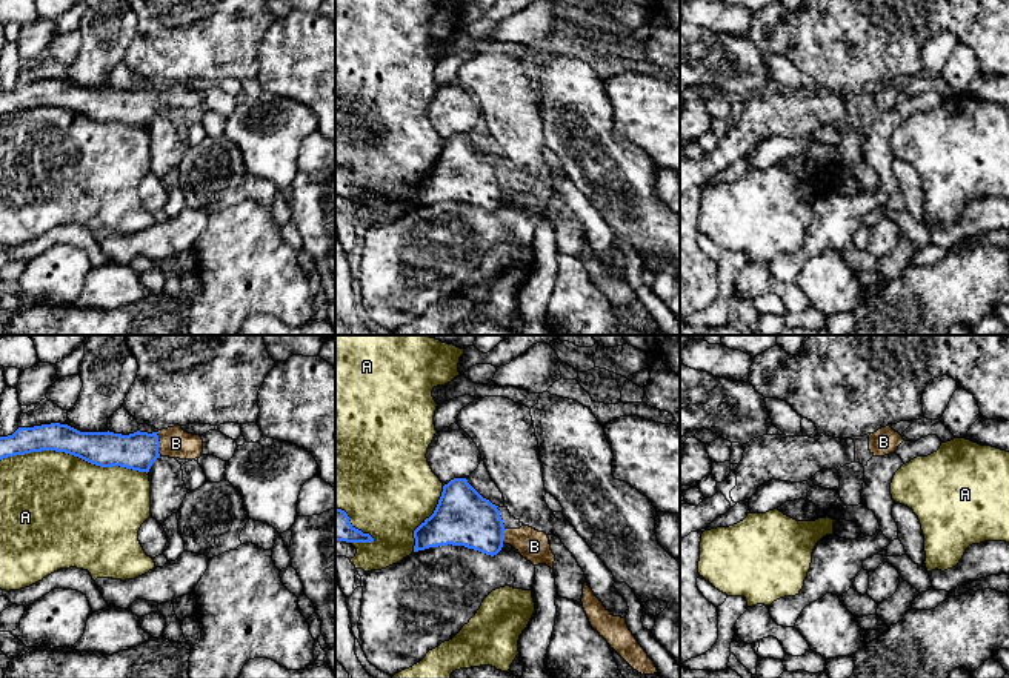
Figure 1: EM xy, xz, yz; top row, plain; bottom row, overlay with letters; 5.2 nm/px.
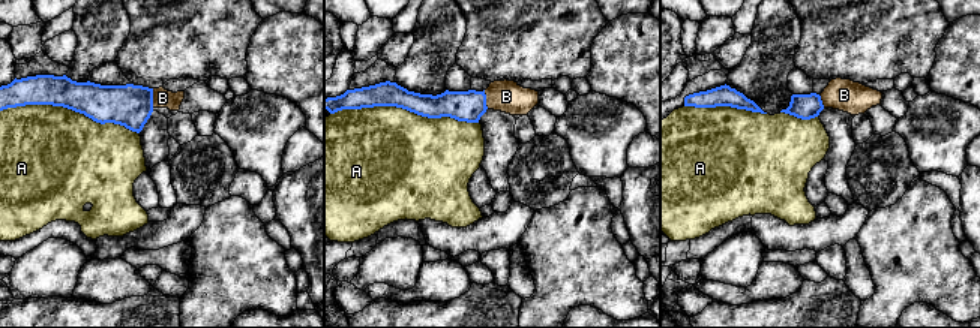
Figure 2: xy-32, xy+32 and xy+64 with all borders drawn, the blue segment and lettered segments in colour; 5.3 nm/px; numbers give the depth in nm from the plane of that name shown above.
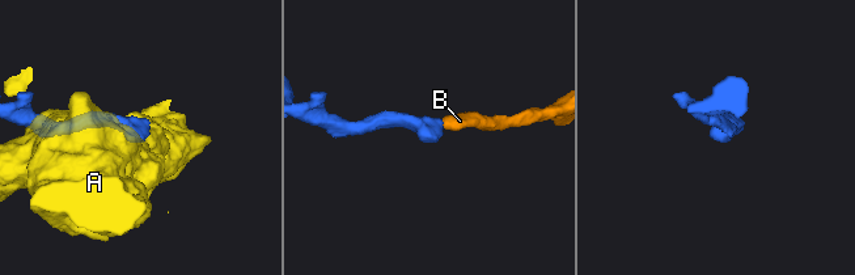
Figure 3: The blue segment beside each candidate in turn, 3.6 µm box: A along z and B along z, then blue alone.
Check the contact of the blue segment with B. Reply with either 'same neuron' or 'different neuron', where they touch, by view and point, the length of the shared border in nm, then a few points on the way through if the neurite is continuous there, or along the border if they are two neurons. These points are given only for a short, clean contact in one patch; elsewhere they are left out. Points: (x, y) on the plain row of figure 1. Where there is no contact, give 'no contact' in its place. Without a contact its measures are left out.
same neuron; contact xy (159, 99); length 120 nm; way xy (137, 106), (159, 99), (176, 99)

